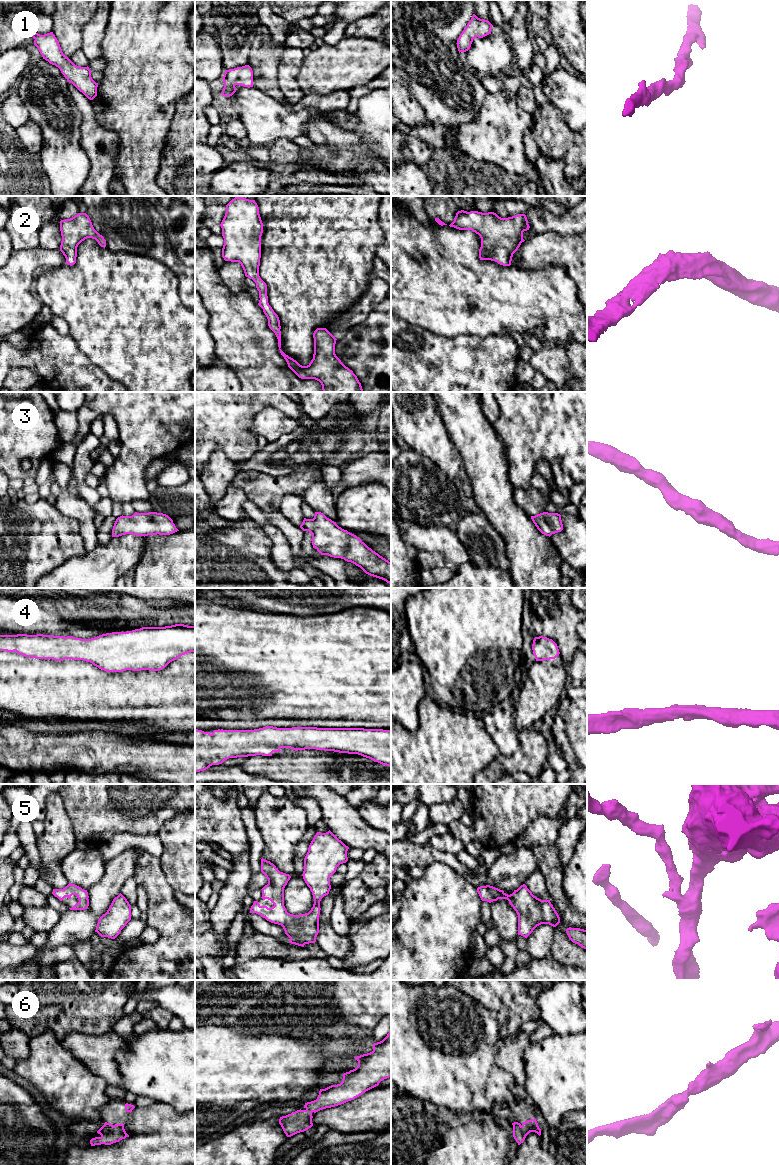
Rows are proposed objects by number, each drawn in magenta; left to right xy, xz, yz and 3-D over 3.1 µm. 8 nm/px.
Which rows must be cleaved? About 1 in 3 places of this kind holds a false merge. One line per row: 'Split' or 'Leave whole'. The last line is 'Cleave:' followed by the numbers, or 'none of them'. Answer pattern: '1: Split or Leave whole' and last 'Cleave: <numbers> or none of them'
1: Leave whole
2: Leave whole
3: Leave whole
4: Leave whole
5: Leave whole
6: Leave whole
Cleave: none of them

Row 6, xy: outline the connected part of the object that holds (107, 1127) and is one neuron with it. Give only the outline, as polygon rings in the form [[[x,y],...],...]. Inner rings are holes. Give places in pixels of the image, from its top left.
[[[105,1122],[104,1125],[97,1131],[97,1133],[101,1136],[90,1140],[91,1146],[101,1144],[111,1145],[129,1137],[124,1129],[124,1124],[115,1124],[113,1126],[112,1124]]]

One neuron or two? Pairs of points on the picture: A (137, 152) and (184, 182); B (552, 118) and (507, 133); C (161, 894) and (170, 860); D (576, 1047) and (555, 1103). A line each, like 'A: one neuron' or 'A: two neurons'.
A: two neurons
B: two neurons
C: two neurons
D: one neuron

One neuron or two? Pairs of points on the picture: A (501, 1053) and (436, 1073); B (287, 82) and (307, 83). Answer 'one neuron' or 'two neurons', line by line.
A: two neurons
B: two neurons

